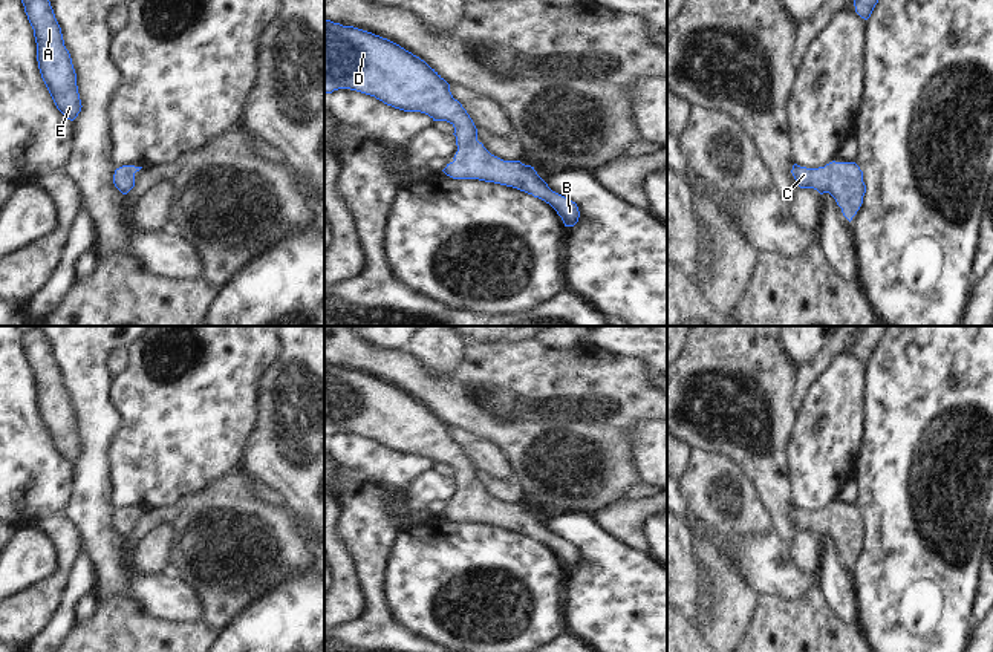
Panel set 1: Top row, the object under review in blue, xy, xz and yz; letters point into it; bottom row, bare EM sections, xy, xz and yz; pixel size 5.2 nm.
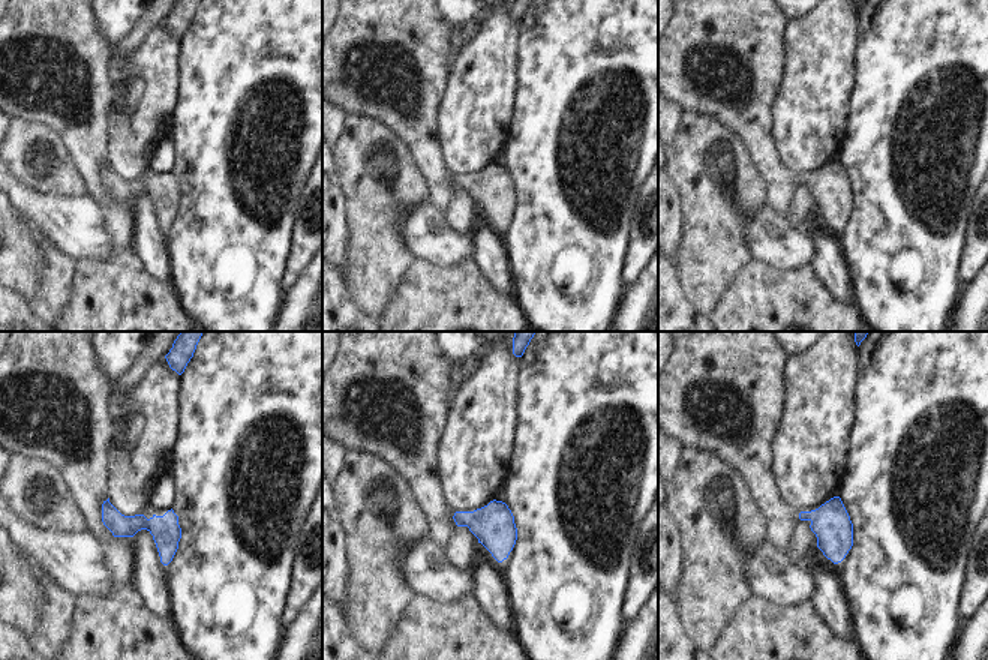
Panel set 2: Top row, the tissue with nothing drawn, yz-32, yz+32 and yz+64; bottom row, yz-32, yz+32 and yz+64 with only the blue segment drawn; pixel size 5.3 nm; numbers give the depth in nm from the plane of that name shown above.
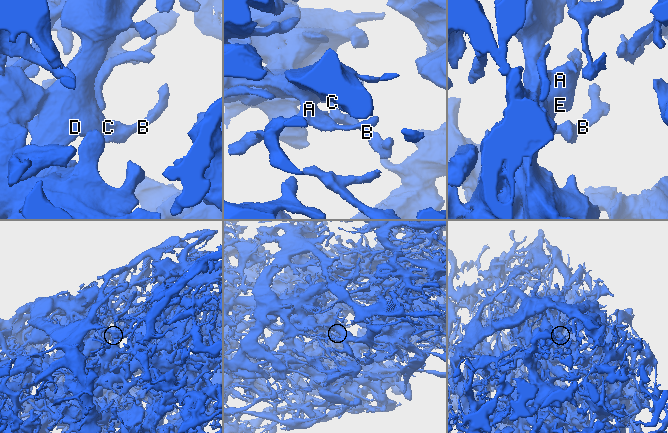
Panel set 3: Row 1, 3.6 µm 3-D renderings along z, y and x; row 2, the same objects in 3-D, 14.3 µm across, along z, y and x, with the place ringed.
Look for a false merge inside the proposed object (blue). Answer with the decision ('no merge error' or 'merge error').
no merge error

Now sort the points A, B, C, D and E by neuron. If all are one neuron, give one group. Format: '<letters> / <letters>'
A B C D E

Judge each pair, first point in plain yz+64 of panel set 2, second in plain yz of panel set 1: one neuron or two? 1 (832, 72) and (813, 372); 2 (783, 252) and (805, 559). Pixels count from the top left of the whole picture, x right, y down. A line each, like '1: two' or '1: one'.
1: two
2: two

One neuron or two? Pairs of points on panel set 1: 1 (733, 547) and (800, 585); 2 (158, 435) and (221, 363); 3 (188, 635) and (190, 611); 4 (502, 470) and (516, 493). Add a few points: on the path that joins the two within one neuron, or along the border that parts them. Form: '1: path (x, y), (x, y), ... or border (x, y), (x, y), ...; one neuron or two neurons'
1: path (750, 554), (761, 559), (784, 579); one neuron
2: path (176, 417), (187, 406), (187, 397), (202, 381); one neuron
3: border (155, 617), (172, 622), (201, 620); two neurons
4: border (478, 470), (494, 476), (511, 475); two neurons

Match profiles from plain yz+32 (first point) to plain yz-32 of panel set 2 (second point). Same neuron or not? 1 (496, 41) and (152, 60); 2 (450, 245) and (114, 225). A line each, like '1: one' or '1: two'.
1: one
2: two

